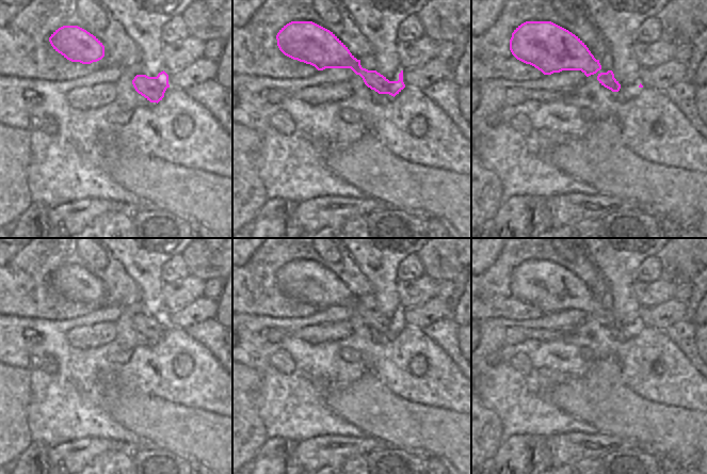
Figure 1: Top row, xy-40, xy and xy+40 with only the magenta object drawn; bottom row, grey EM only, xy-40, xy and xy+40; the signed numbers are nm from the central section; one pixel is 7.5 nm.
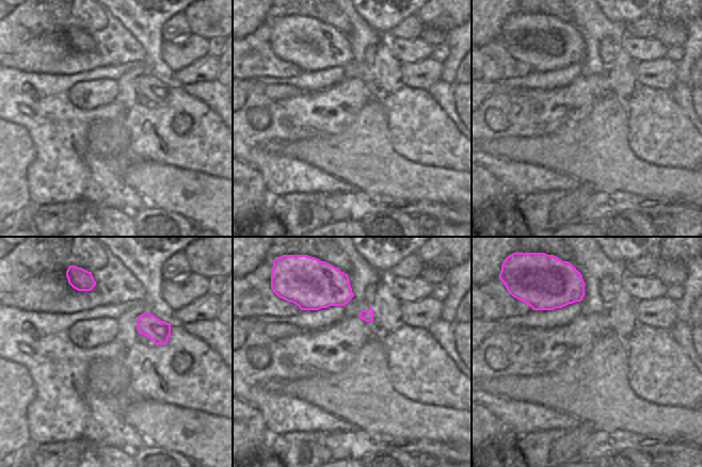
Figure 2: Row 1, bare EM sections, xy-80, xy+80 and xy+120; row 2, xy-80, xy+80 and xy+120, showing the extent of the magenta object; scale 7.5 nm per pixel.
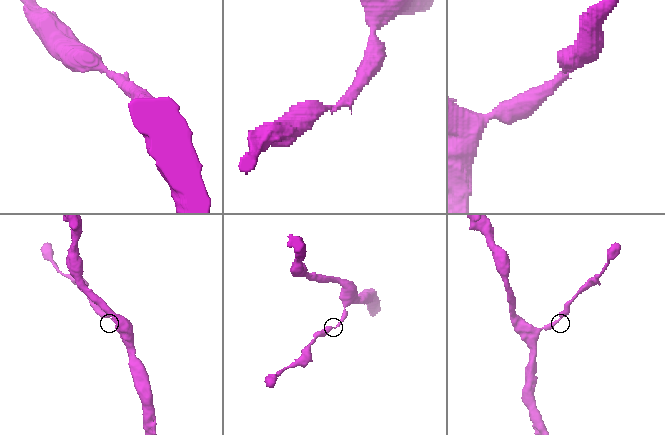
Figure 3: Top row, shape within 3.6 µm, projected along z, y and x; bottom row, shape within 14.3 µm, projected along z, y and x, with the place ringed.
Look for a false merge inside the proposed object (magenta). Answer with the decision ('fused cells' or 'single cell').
single cell

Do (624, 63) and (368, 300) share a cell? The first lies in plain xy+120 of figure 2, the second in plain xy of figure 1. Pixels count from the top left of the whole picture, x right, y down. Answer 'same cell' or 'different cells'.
different cells

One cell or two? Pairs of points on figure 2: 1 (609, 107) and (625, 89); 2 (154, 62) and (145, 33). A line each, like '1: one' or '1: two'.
1: two
2: one

